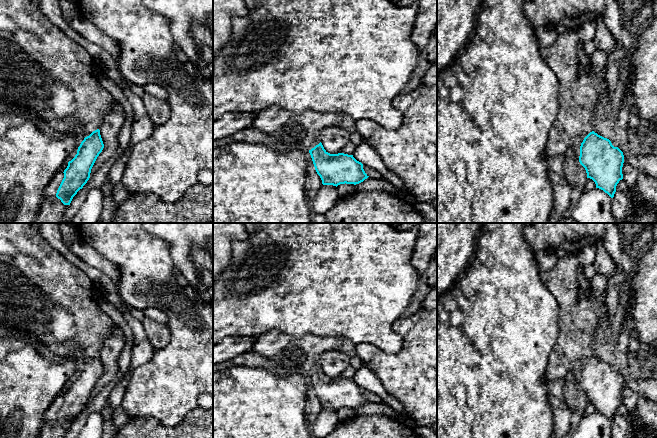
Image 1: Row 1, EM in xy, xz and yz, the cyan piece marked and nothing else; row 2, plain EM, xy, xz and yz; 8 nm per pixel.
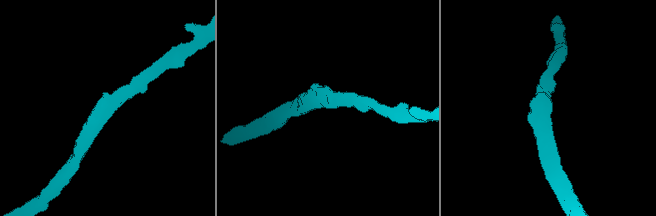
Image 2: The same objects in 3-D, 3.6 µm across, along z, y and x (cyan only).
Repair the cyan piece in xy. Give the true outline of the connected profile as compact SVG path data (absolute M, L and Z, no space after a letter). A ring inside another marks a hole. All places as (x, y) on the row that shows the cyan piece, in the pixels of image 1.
M0 0L0 101L13 104L16 114L46 124L61 137L73 136L78 144L75 157L68 162L56 197L70 205L73 197L90 178L91 169L104 148L99 128L118 104L99 83L97 75L104 72L99 63L78 42L53 24L41 10L41 0Z

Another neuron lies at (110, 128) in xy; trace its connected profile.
M118 103L104 119L100 130L100 135L104 144L102 152L97 157L90 173L90 177L110 158L119 147L119 132L126 120L123 107Z

